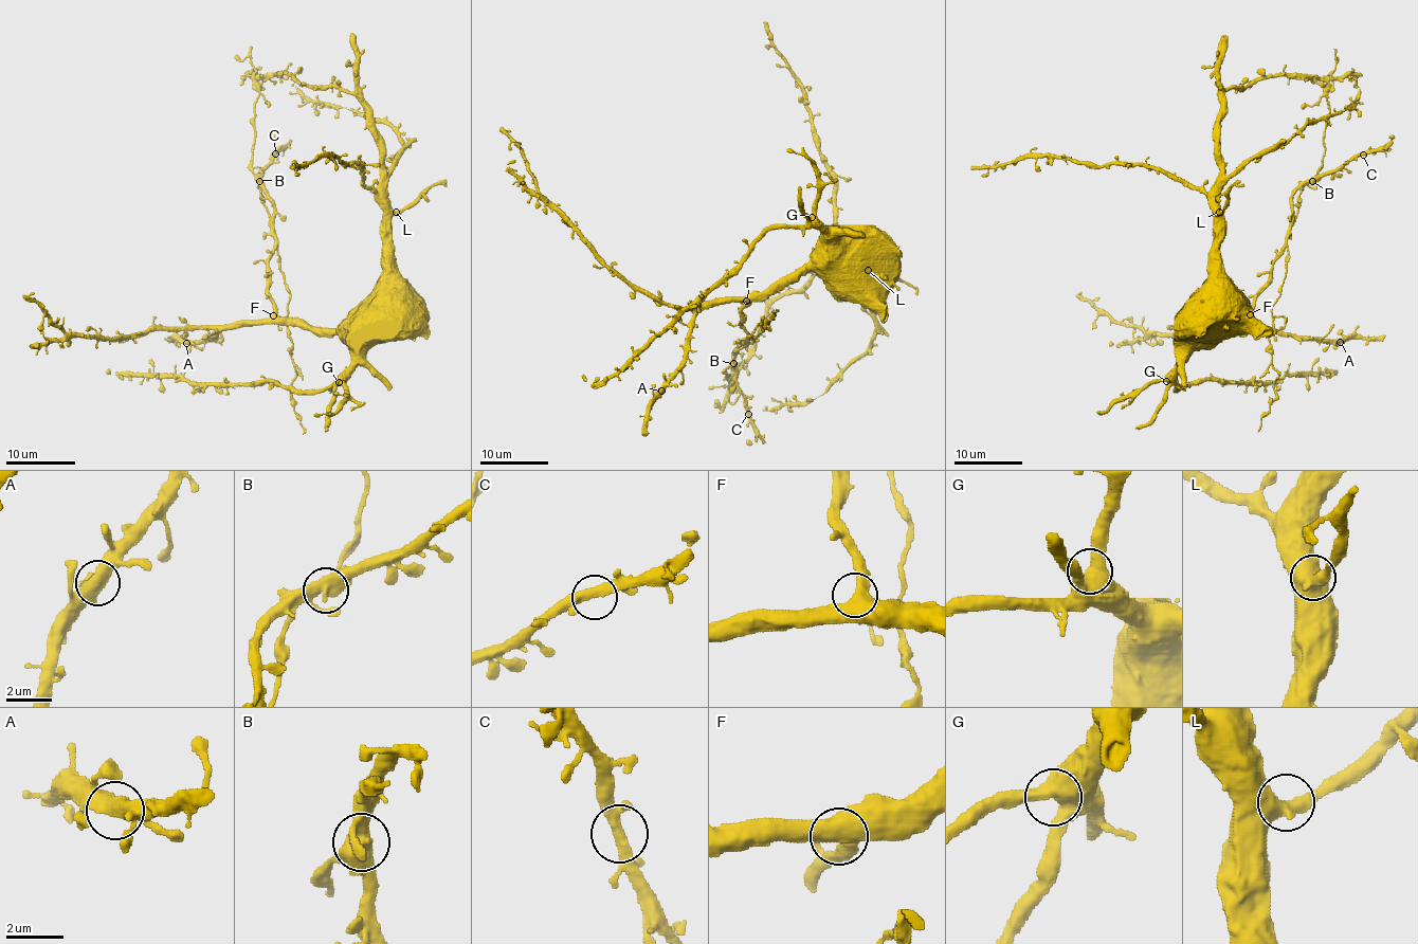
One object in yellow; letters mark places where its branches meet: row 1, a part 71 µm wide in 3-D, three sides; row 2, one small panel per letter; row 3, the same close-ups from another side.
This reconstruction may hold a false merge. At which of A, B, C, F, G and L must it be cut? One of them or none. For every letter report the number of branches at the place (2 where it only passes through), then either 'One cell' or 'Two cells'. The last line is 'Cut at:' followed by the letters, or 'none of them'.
A: Branches: 2. One cell
B: Branches: 3. One cell
C: Branches: 3. One cell
F: Branches: 2. One cell
G: Branches: 3. One cell
L: Branches: 2. One cell
Cut at: none of them

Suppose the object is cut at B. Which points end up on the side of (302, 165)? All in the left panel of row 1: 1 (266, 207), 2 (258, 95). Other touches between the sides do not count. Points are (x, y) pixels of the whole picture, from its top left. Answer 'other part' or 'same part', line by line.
1: other part
2: other part

